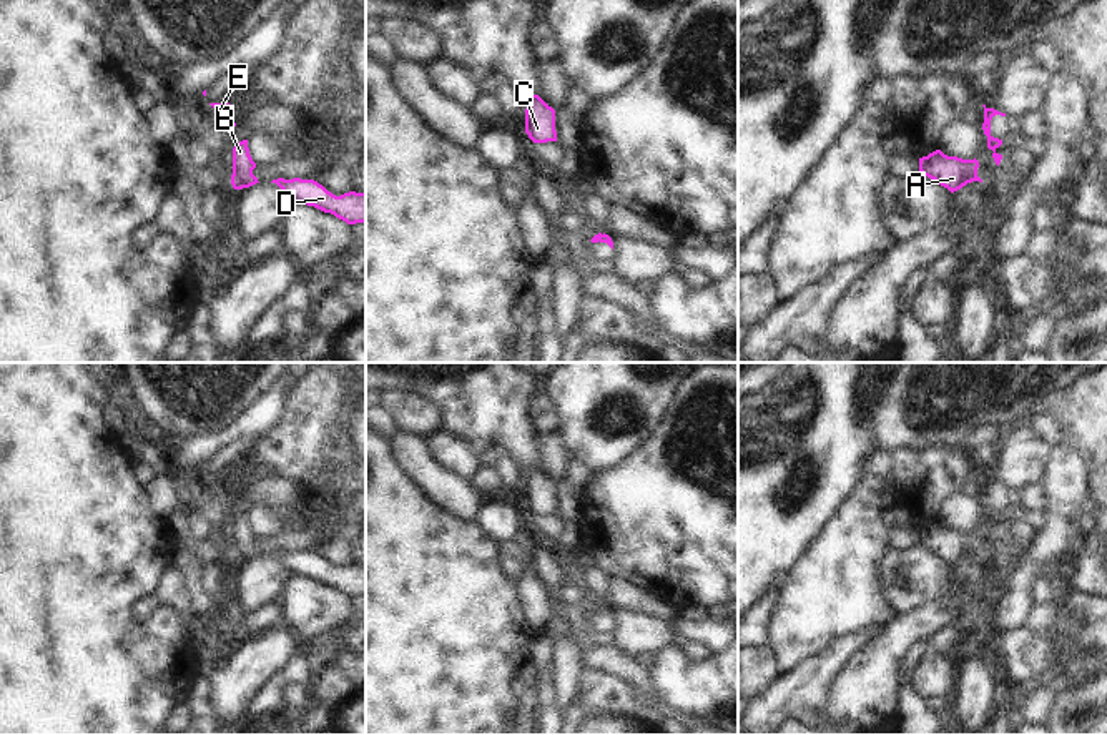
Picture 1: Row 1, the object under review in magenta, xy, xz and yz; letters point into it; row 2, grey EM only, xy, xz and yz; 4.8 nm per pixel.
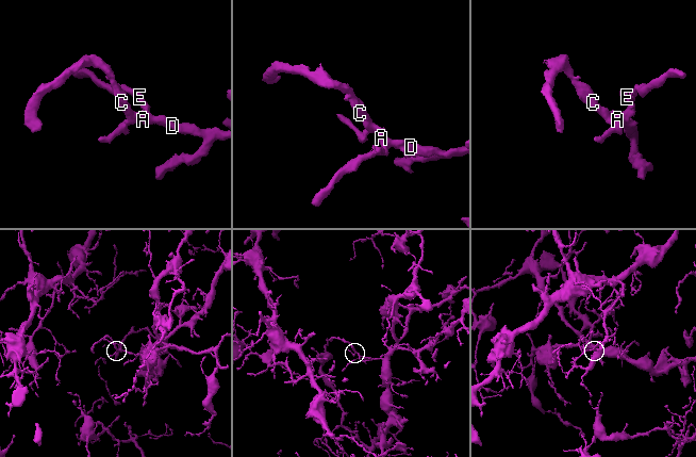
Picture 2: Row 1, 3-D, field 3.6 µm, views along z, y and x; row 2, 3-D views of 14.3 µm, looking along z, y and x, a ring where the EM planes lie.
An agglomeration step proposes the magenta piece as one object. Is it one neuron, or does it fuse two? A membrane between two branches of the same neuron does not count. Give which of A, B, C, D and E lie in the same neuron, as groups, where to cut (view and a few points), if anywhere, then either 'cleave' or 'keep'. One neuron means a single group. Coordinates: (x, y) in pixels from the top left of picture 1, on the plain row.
A B C D E; no cut; keep

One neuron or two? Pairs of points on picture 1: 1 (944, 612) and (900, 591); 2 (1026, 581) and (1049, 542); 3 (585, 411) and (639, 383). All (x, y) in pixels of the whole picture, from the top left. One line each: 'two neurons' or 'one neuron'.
1: two neurons
2: one neuron
3: one neuron

